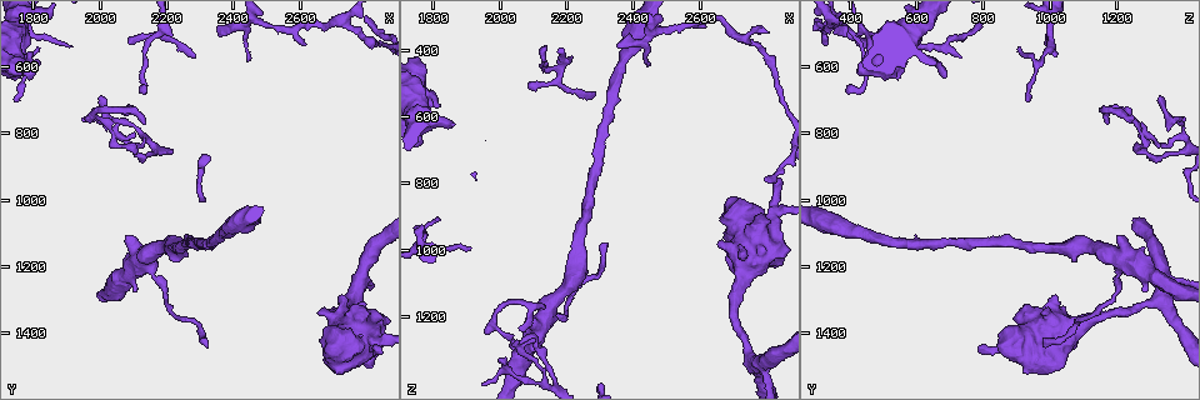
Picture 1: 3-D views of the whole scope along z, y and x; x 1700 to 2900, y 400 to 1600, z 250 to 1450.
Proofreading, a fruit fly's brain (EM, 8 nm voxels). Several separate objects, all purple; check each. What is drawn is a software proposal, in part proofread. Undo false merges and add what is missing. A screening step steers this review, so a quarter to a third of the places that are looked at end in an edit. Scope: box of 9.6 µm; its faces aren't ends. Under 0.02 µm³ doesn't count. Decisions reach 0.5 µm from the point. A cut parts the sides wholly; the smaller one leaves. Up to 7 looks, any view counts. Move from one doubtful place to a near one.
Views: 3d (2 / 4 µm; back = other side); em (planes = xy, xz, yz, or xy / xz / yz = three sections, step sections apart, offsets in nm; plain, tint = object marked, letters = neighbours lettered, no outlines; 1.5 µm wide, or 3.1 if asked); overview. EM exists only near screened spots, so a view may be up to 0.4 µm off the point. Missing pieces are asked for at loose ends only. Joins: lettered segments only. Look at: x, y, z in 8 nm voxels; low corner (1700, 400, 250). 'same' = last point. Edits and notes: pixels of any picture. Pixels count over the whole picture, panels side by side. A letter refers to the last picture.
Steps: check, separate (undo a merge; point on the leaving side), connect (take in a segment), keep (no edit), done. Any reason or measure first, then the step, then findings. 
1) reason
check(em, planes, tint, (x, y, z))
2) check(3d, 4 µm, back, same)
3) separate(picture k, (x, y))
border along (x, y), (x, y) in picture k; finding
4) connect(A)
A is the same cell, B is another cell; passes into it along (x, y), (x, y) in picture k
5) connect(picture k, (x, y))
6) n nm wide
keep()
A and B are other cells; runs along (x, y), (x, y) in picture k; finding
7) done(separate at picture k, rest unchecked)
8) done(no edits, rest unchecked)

calibre changes
check(3d, 4 µm, (2820, 1430, 890))

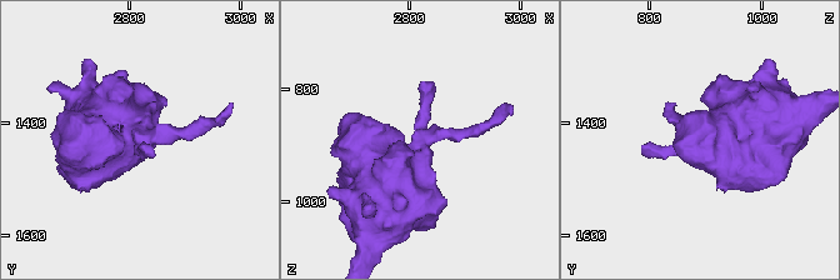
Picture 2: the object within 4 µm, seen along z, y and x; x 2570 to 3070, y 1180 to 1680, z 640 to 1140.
shape alone is not enough
check(em, yz, step 4, tint, (2820, 1430, 885))

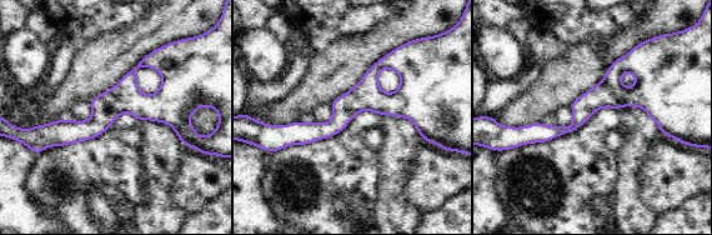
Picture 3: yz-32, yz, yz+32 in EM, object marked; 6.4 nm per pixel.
check(em, planes, letters, same)

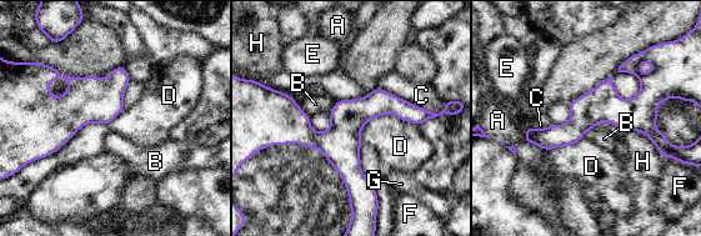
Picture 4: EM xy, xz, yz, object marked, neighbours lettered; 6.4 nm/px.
keep()
A, B, C, D, E, F, G and H are other cells; runs along (271, 109), (309, 137), (370, 106), (421, 119) in picture 4; all the same neuron

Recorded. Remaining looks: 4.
touches itself
check(em, planes, letters, (2740, 1380, 1080))

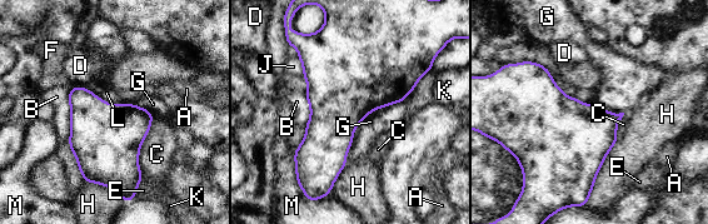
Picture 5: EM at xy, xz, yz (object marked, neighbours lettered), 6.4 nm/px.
G touches over 550 nm
keep()
A, B, C, D, E, F, G, H, J, K, L and M are other cells; all the same neuron

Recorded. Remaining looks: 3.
free end
check(3d, 2 µm, (1810, 580, 570))

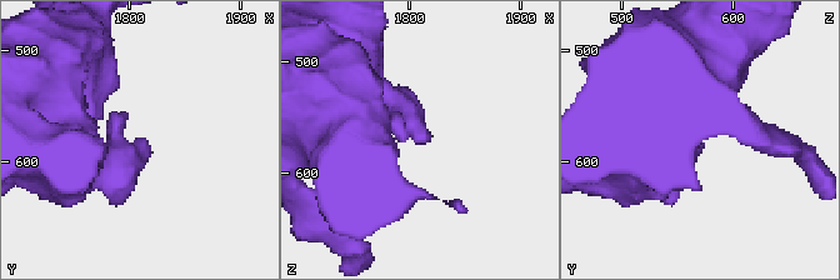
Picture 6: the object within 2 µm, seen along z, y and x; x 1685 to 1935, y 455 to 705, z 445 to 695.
now the EM
check(em, planes, letters, (1810, 576, 570))

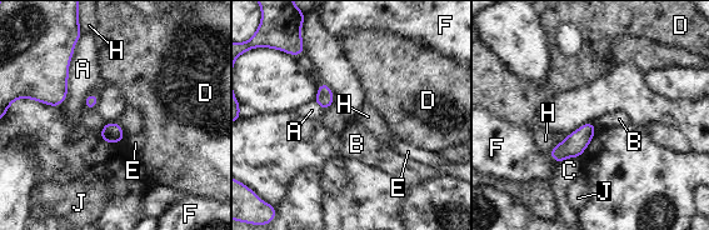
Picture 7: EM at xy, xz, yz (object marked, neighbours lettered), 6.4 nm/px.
keep()
A, B, C, D, E, F, H and J are other cells; no lettered segment goes on from it

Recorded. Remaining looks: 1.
done(no edits, rest unchecked)

